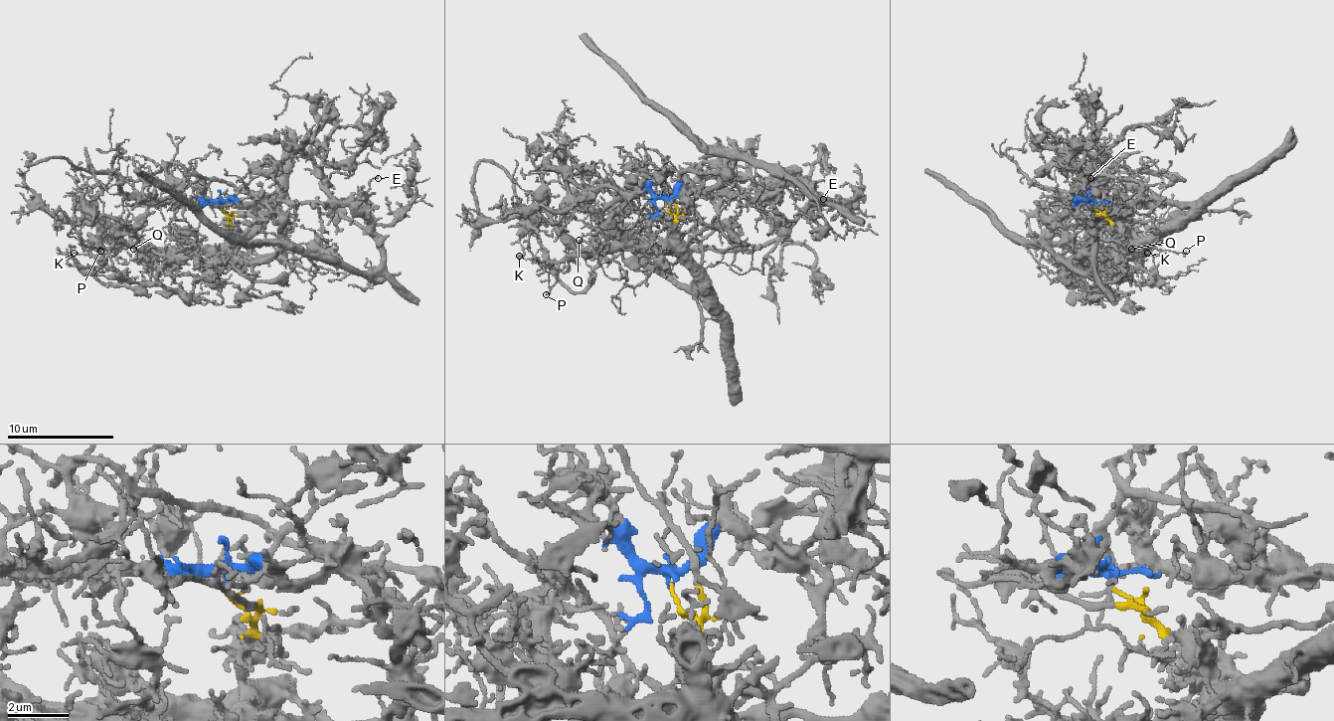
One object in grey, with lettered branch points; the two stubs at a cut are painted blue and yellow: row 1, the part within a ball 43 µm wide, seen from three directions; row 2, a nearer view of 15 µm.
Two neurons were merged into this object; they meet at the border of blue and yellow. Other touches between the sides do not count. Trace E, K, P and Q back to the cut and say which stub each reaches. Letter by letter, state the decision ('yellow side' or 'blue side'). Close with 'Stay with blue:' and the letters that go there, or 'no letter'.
E: blue side
K: yellow side
P: yellow side
Q: yellow side
Stay with blue: E

